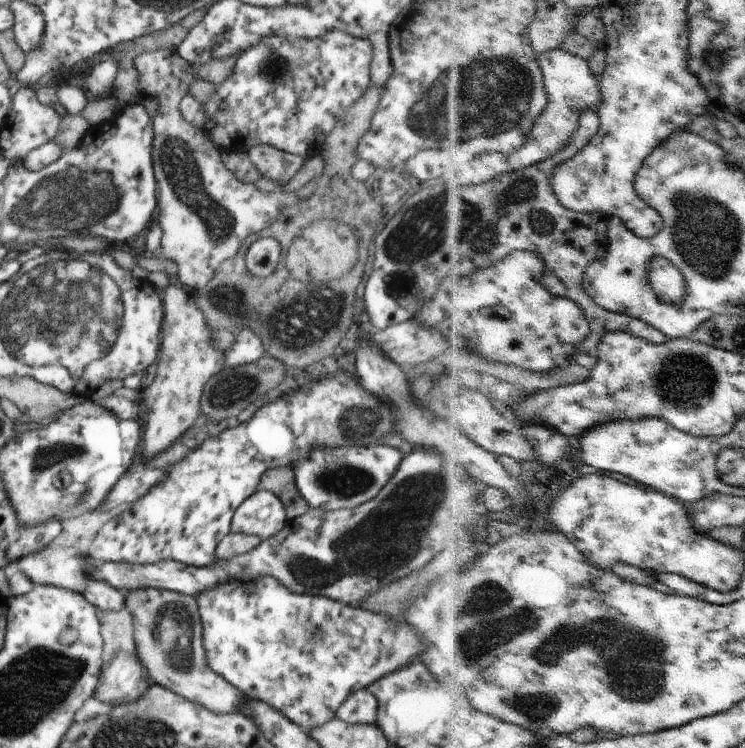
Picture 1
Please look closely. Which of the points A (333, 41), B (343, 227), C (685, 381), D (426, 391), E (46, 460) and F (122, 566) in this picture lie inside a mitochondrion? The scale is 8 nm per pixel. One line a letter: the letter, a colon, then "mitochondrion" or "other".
A: other
B: other
C: mitochondrion
D: other
E: mitochondrion
F: other

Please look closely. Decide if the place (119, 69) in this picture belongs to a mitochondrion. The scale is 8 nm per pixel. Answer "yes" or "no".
no

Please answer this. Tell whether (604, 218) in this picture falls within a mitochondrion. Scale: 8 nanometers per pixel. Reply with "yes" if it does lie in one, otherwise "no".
no

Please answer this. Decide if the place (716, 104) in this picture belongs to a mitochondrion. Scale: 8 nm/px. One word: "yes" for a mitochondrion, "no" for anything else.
no

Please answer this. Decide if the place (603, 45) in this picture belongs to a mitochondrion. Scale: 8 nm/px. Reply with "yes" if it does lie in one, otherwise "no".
no

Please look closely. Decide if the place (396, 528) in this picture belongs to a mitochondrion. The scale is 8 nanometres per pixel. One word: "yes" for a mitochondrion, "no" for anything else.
yes

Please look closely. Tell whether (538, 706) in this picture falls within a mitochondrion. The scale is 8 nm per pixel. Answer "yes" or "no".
yes

